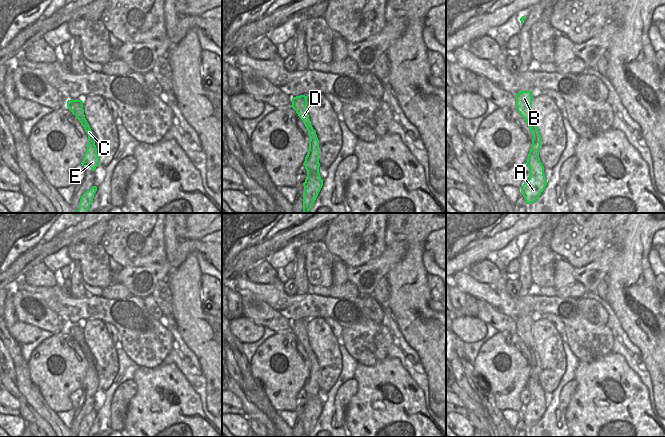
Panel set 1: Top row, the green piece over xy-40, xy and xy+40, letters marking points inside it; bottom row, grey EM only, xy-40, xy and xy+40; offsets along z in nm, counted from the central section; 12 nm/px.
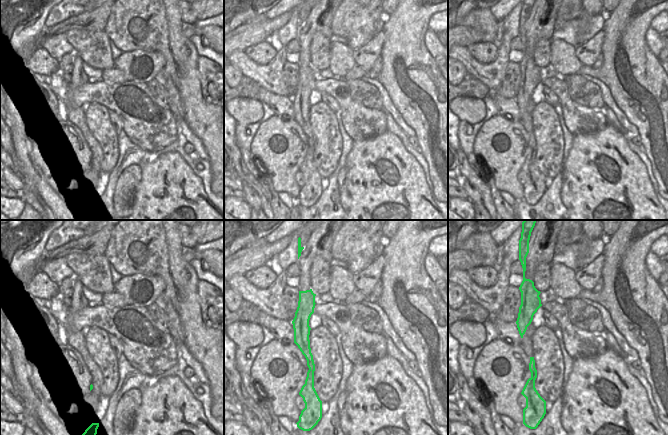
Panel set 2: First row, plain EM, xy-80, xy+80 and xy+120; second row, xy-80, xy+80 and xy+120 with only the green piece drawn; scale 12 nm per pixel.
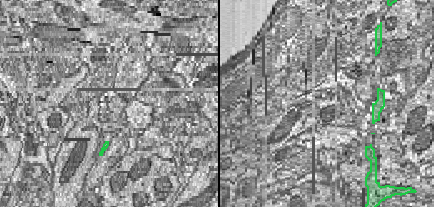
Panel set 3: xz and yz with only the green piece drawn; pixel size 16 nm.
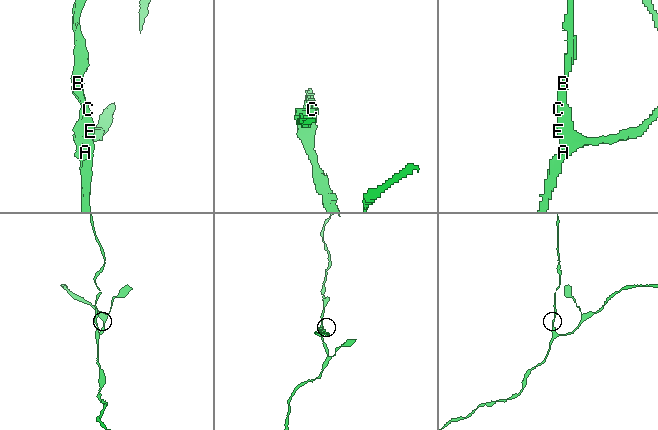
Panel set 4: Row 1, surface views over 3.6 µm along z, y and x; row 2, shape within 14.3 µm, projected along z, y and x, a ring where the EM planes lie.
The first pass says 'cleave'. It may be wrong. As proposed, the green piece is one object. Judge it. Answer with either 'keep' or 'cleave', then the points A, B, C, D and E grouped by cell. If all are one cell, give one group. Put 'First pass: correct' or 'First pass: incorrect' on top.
First pass: correct
cleave; groups A / B C D E

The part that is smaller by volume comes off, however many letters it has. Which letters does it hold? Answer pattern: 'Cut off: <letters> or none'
Cut off: B, C, D, E.

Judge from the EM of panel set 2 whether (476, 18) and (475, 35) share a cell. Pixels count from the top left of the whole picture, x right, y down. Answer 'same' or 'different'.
different

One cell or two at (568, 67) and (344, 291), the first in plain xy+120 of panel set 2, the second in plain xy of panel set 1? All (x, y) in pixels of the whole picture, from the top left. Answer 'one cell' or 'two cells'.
two cells

